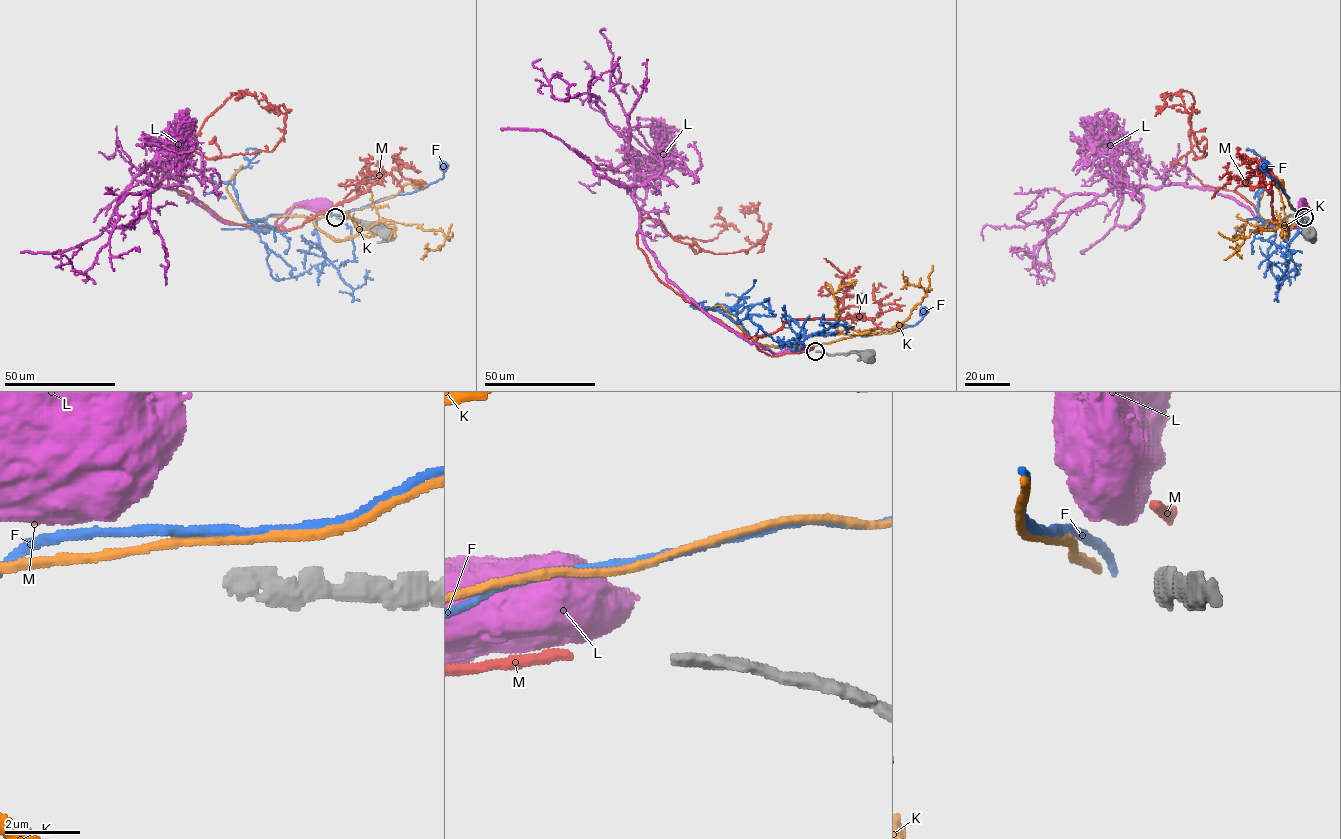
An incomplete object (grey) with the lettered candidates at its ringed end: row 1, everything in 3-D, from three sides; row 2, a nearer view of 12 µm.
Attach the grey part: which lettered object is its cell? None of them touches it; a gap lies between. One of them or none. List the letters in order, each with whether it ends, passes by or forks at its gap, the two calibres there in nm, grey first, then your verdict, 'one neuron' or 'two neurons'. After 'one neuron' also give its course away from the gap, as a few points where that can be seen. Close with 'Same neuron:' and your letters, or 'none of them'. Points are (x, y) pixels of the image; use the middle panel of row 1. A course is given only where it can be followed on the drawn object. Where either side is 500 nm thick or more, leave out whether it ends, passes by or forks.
F: it passes by | 440/240 nm | two neurons
K: it passes by | 440/220 nm | two neurons
L: 440/500 nm | two neurons
M: it ends | 440/280 nm | two neurons
Same neuron: none of them

